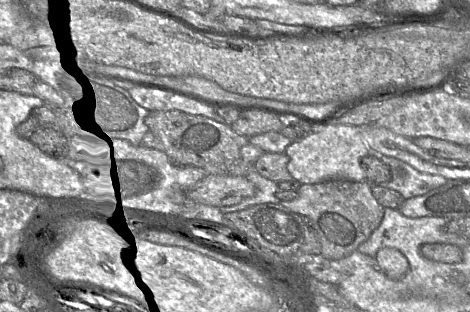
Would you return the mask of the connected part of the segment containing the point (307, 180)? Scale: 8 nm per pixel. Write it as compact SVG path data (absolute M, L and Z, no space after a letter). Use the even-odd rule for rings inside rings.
M333 123L324 127L313 127L306 137L291 142L284 152L289 157L287 169L293 179L301 184L314 184L334 179L353 182L366 180L360 159L368 154L367 144L362 138L362 128Z

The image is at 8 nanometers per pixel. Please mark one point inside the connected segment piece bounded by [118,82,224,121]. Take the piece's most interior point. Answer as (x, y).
(151, 99)

